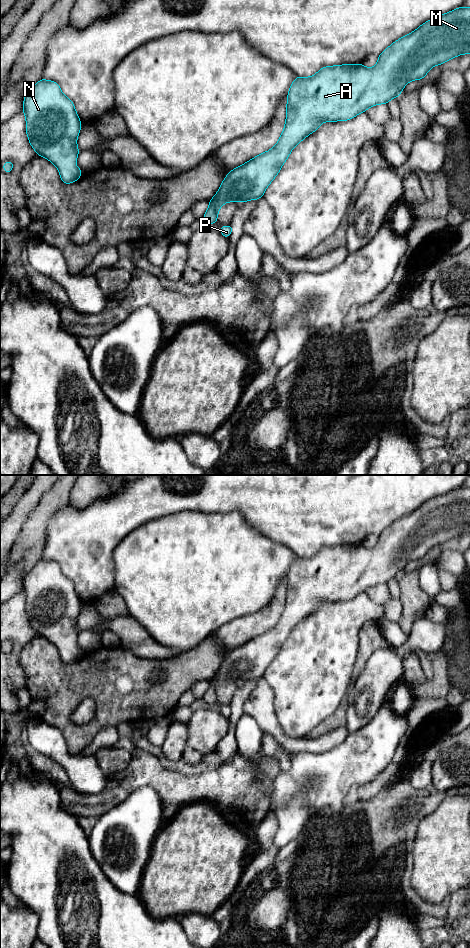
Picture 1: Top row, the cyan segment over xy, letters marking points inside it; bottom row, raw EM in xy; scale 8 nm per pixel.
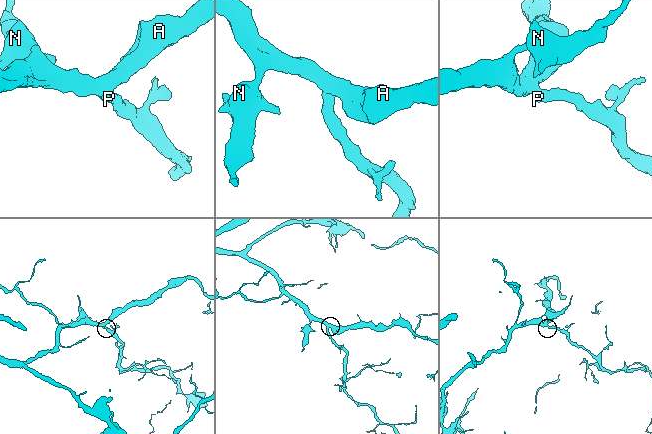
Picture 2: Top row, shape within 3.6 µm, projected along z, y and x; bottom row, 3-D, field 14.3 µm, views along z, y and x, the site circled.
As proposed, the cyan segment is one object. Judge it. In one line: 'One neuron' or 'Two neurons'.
One neuron

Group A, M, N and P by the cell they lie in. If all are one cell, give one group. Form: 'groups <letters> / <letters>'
groups A M N P

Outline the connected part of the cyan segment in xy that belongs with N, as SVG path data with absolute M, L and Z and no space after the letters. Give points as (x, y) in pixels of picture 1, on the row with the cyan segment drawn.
M41 79L25 95L23 113L27 137L37 155L45 157L57 167L64 184L77 181L81 177L81 168L75 166L80 152L77 148L77 137L81 130L81 121L74 103L62 93L55 81Z

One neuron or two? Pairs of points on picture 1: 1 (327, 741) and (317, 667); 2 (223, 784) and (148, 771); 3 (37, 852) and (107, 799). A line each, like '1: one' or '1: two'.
1: two
2: one
3: two

